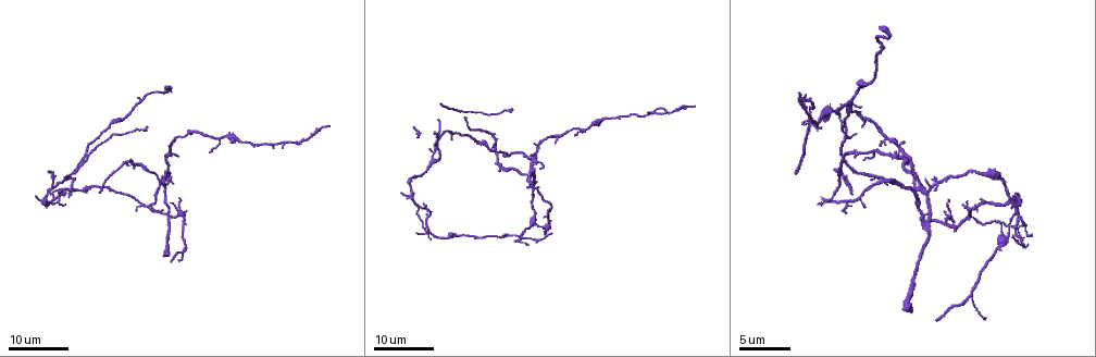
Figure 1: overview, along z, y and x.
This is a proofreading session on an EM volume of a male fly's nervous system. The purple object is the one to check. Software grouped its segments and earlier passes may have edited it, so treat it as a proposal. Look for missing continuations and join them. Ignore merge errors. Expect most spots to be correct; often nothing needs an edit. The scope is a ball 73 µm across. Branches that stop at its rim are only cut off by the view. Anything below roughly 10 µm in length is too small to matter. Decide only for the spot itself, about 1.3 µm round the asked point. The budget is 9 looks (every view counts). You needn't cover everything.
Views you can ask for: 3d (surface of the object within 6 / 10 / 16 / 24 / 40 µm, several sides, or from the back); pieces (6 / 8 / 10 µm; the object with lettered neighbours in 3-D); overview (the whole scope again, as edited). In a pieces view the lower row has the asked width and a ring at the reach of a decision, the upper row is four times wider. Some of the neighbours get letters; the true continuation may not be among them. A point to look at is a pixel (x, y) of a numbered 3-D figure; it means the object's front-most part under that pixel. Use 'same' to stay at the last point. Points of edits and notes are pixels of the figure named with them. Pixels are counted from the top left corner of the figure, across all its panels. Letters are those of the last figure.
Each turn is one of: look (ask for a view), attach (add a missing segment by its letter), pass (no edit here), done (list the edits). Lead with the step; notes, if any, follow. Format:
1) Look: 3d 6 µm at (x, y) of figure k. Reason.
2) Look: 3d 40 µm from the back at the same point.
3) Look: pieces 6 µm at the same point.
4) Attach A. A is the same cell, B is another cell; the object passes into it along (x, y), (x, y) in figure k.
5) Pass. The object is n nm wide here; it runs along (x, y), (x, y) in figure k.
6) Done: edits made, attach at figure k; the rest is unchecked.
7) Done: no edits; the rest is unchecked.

Look: 3d 24 µm at (848, 136) of figure 1.

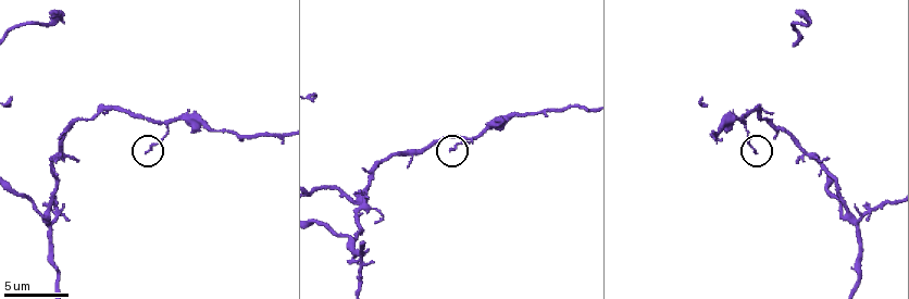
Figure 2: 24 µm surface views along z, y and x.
Look: pieces 8 µm at (452, 149) of figure 2.

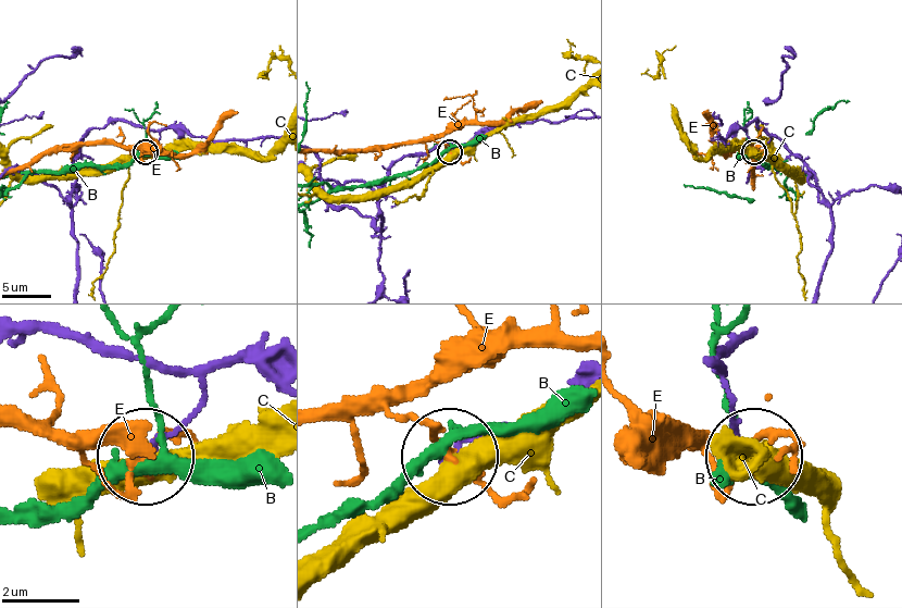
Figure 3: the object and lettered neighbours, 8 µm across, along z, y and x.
Pass. B, C and E are other cells; no lettered segment goes on from it.

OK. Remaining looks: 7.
Look: pieces 6 µm at (702, 99) of figure 2. End of a long branch.

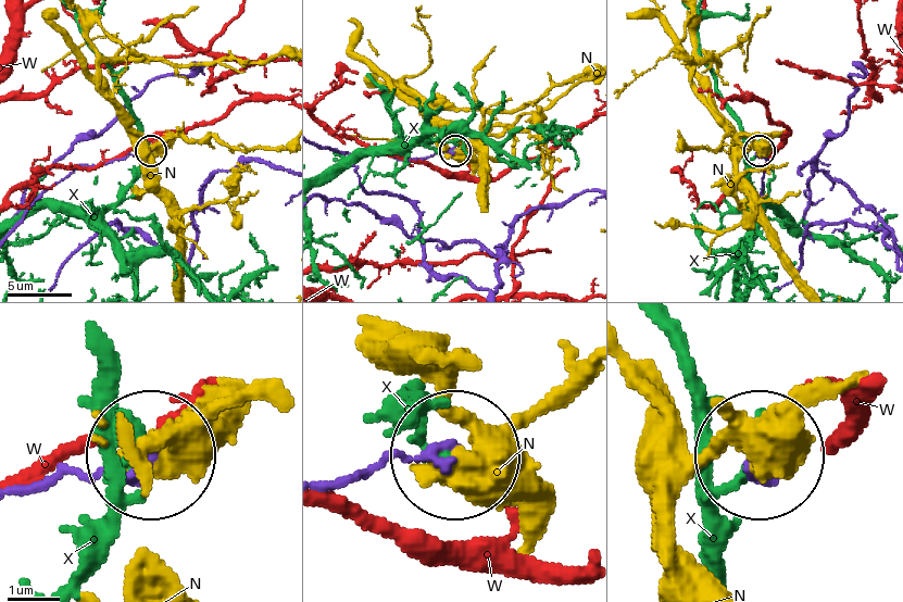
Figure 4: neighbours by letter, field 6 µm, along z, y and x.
Pass. N, W and X are other cells; no lettered segment goes on from it.

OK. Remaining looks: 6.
Look: pieces 10 µm at (357, 191) of figure 2. Free end.

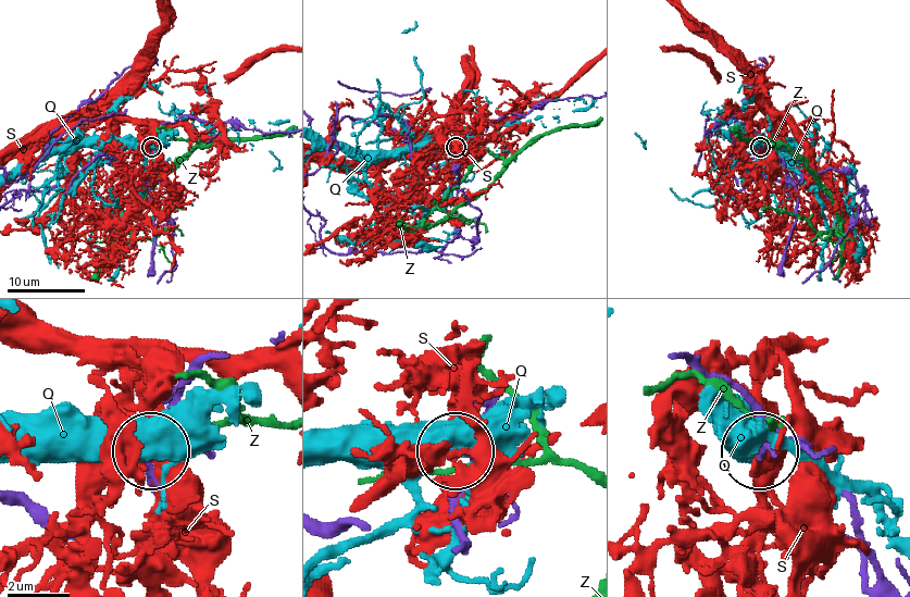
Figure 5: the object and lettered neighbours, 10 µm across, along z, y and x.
Pass. Q, S and Z are other cells; none of them fits.

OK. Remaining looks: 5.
Look: 3d 16 µm at (419, 232) of figure 1.

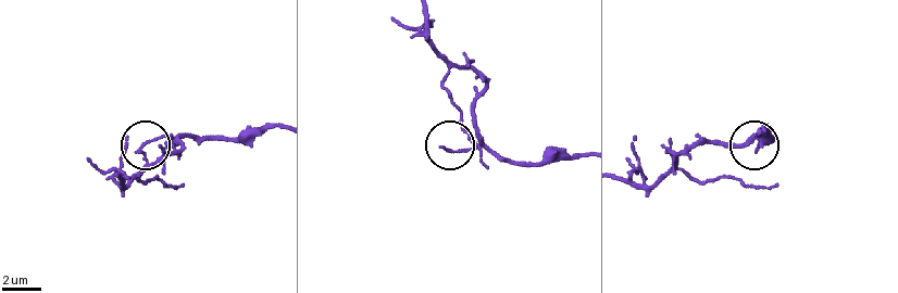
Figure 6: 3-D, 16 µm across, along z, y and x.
Look: pieces 8 µm at (758, 150) of figure 6.

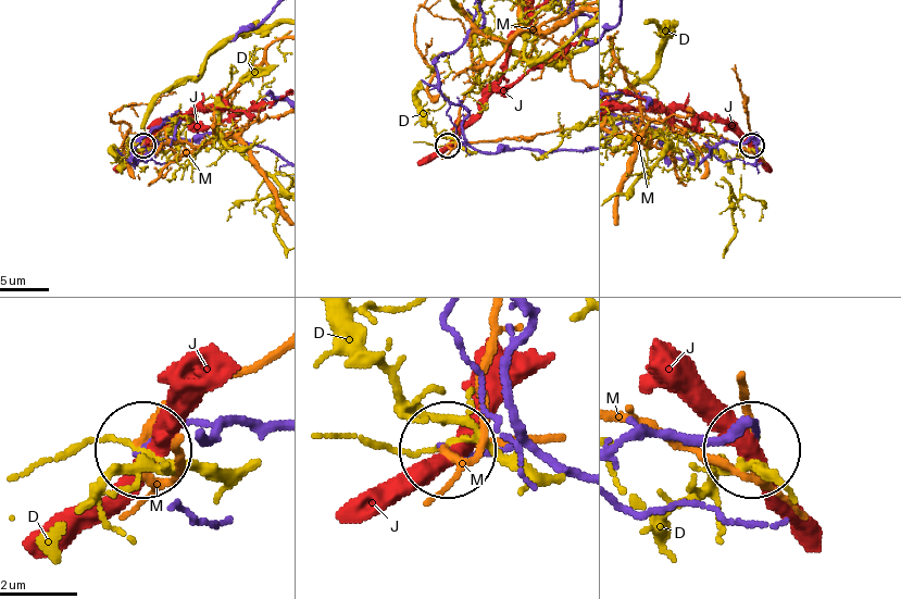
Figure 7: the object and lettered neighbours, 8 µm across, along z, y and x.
Pass. D, J and M are other cells; it runs along (277, 423), (189, 423), (144, 449) in figure 7; no lettered segment goes on from it.

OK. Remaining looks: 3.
Done: no edits; the rest is unchecked.

